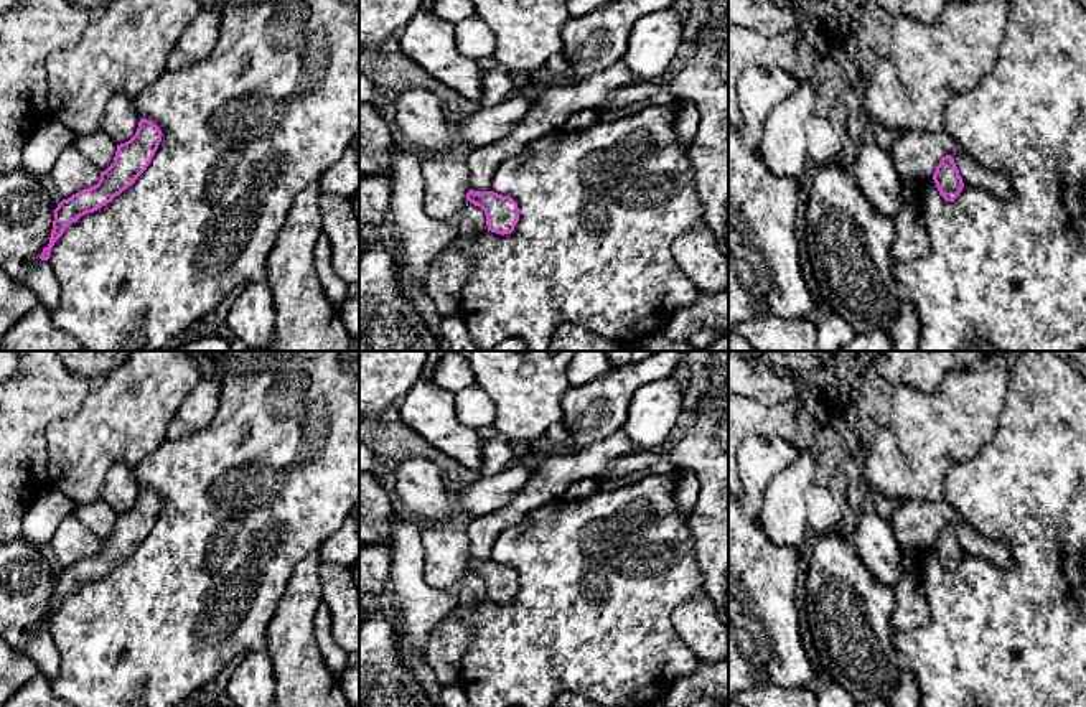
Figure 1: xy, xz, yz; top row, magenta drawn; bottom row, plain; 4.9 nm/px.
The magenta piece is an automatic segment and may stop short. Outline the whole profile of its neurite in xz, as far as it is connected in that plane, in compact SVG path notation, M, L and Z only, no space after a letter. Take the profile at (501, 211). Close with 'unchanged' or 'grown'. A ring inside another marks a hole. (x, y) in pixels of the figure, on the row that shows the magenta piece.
M473 191L466 193L466 201L480 206L486 214L488 231L496 234L511 234L519 221L517 203L494 191Z; unchanged

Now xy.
M140 119L135 135L129 142L117 145L114 163L105 171L101 171L99 183L58 204L49 244L43 249L40 259L49 259L54 242L69 224L87 213L101 209L124 190L132 186L150 165L160 142L160 127L152 120Z; unchanged

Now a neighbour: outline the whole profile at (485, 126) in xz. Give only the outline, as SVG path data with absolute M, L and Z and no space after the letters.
M514 94L493 107L480 107L458 124L456 138L470 150L506 138L531 110L534 99Z

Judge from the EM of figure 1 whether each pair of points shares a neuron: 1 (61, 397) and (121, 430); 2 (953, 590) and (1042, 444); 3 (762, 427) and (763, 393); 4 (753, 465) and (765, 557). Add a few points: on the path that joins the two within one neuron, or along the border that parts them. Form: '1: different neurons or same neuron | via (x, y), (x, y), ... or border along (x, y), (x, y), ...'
1: different neurons | border along (94, 386), (76, 411), (58, 416), (45, 429)
2: same neuron | via (1001, 587), (1042, 546), (1042, 491)
3: different neurons | border along (796, 394), (770, 406), (762, 406), (745, 397)
4: same neuron | via (753, 488), (748, 505), (748, 534)

